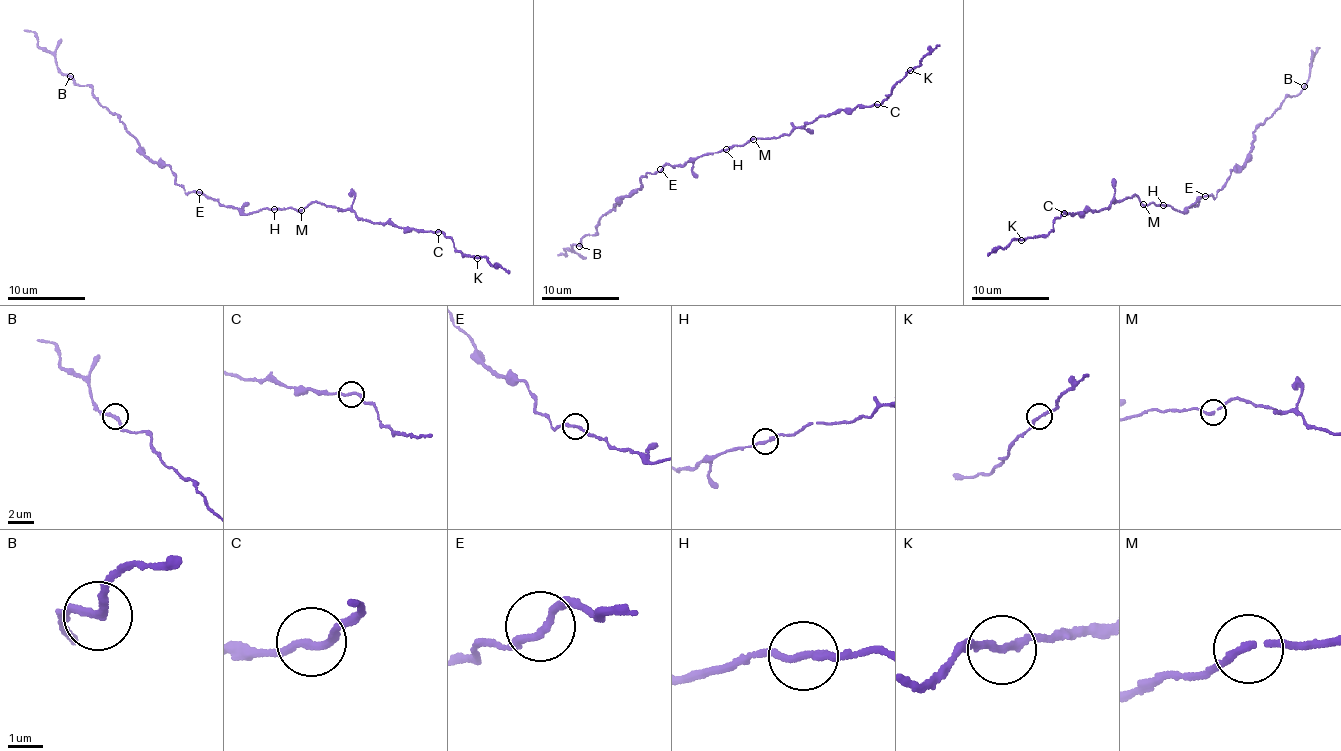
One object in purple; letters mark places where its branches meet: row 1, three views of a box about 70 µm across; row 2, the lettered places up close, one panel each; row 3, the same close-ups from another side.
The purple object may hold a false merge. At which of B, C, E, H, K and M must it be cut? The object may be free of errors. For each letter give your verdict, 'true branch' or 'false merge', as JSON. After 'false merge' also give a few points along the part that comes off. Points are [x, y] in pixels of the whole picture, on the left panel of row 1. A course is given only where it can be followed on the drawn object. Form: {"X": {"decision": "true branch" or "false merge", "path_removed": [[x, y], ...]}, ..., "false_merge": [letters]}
{"B": {"decision": "true branch"}, "C": {"decision": "true branch"}, "E": {"decision": "true branch"}, "H": {"decision": "true branch"}, "K": {"decision": "true branch"}, "M": {"decision": "true branch"}, "false_merge": []}

